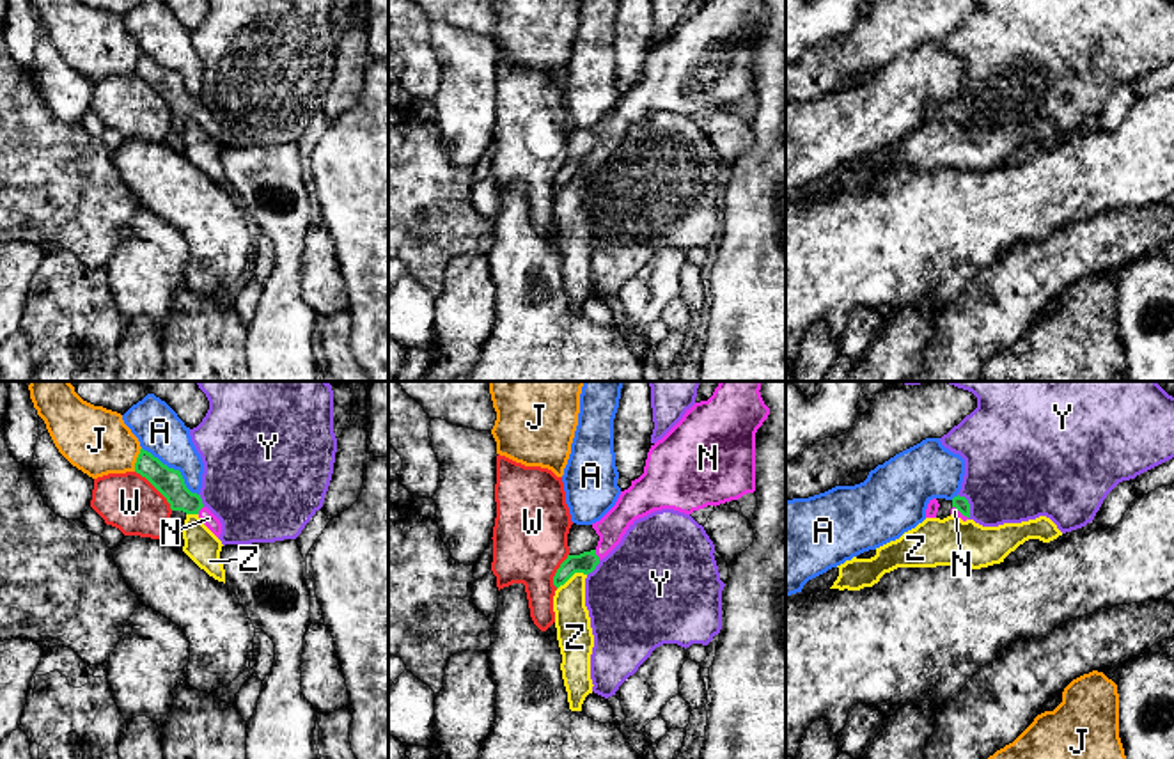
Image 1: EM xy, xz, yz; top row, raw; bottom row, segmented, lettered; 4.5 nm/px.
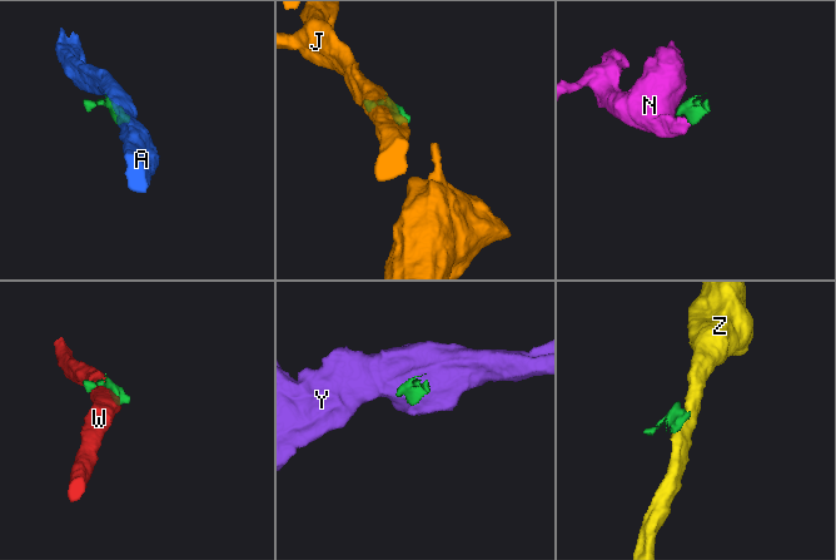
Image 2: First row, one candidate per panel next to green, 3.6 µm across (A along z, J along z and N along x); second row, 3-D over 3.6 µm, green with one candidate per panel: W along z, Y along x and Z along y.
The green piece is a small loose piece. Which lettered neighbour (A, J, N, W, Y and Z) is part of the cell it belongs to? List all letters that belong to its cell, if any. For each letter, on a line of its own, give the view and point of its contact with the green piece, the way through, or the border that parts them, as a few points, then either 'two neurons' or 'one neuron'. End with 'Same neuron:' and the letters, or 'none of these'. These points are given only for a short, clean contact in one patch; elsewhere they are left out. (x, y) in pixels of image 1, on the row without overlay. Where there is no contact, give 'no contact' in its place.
A: contact xy (172, 71); two neurons
J: contact xy (137, 62); two neurons
N: contact xz (596, 158); way xz (586, 165), (596, 158), (607, 146), (610, 132); one neuron
W: contact xy (156, 91); two neurons
Y: contact yz (969, 109); border yz (958, 96), (969, 107), (969, 121); two neurons
Z: contact xz (571, 178); border xz (586, 176), (575, 176), (557, 192); two neurons
Same neuron: N

